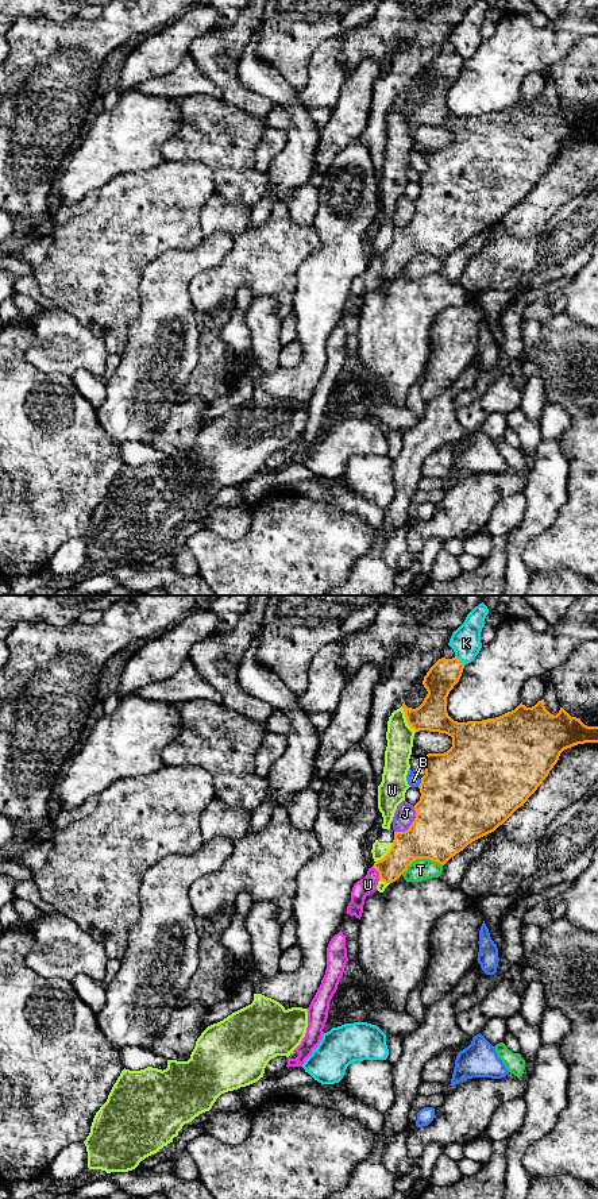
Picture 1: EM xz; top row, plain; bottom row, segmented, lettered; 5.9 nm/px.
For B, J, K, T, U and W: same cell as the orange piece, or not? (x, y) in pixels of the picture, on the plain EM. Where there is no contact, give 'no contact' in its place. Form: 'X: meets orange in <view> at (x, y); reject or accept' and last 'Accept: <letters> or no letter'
B: meets orange in xz at (420, 178); reject
J: meets orange in xz at (412, 219); reject
K: meets orange in xz at (459, 56); reject
T: meets orange in xz at (421, 253); reject
U: meets orange in xz at (378, 266); accept
W: meets orange in xz at (406, 115); reject
Accept: U

